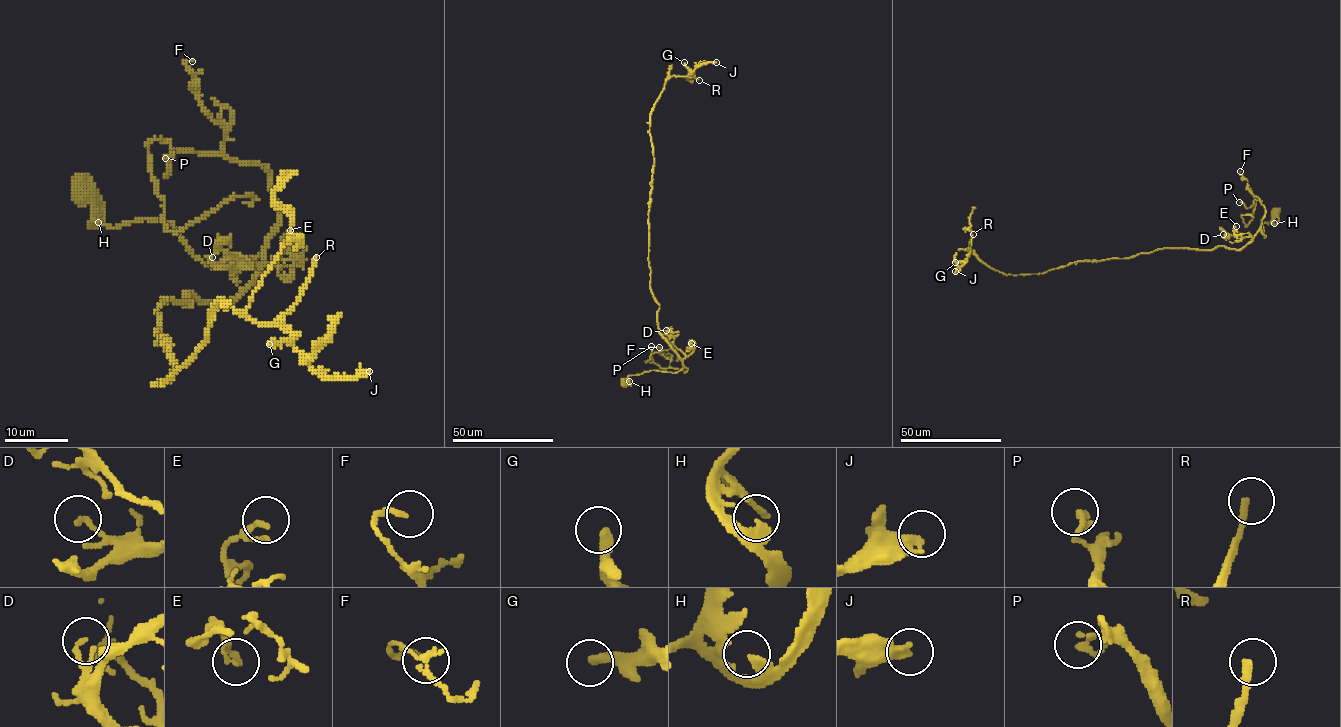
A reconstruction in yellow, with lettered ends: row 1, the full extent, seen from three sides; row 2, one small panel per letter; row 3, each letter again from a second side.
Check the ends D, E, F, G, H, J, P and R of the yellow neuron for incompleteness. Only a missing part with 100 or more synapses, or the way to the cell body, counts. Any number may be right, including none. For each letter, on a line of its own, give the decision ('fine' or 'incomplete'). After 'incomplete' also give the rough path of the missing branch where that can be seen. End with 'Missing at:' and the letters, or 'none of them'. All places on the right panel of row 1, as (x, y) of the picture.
D: fine
E: fine
F: fine
G: fine
H: fine
J: incomplete; missing branch runs (955, 271), (959, 276), (972, 278), (981, 270), (982, 258), (979, 263)
P: fine
R: incomplete; missing branch runs (973, 234), (978, 212), (1025, 163), (1027, 150), (1044, 109)
Missing at: J, R

